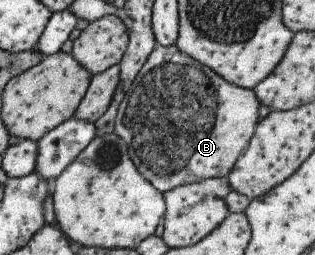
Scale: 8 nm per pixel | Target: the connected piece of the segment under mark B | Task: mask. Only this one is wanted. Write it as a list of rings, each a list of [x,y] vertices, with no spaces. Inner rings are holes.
[[[156,44],[147,62],[140,68],[136,79],[123,95],[114,122],[114,132],[128,144],[128,151],[135,168],[159,192],[164,193],[184,184],[227,177],[254,135],[255,127],[261,119],[260,105],[261,102],[254,90],[231,84],[212,68],[182,53],[176,45]]]

